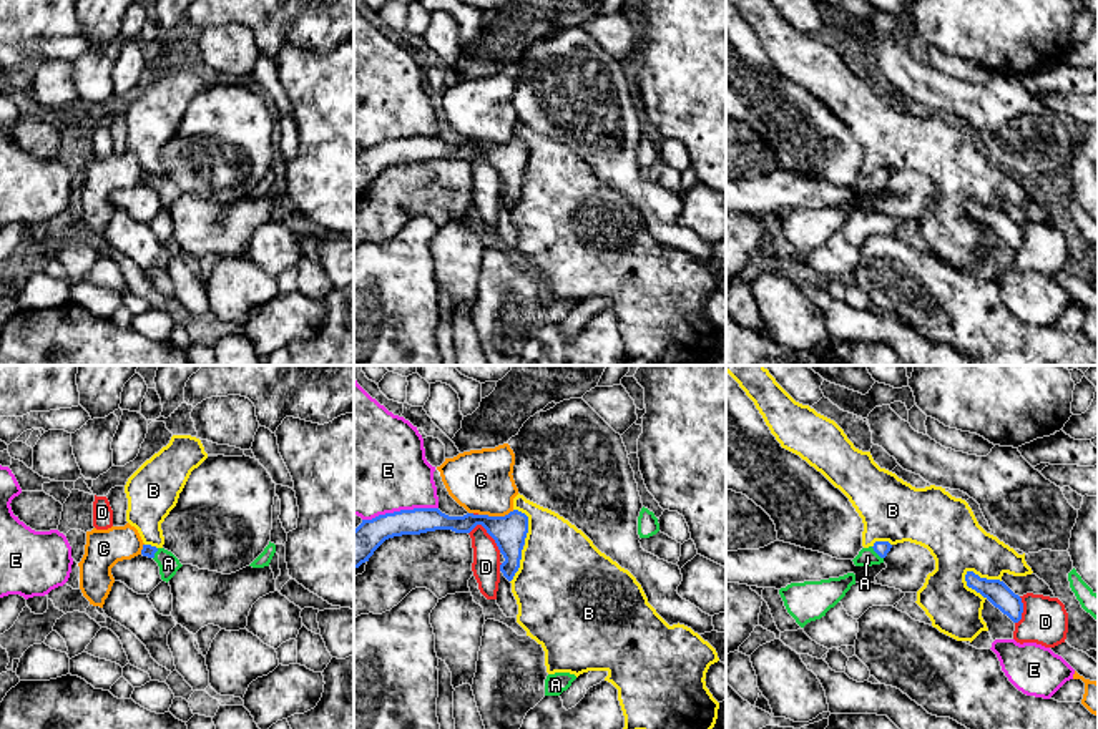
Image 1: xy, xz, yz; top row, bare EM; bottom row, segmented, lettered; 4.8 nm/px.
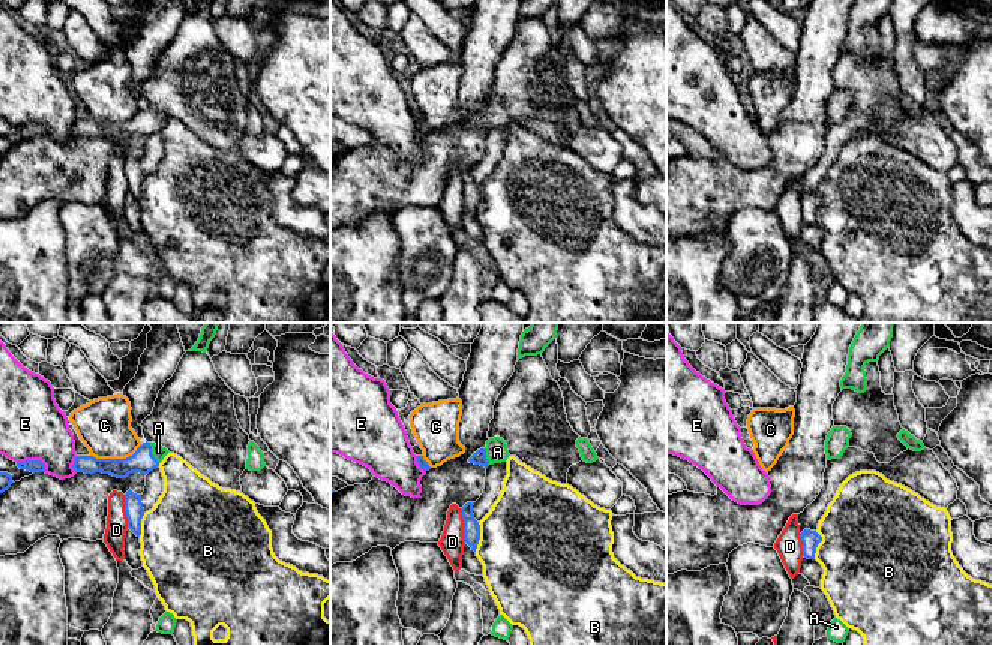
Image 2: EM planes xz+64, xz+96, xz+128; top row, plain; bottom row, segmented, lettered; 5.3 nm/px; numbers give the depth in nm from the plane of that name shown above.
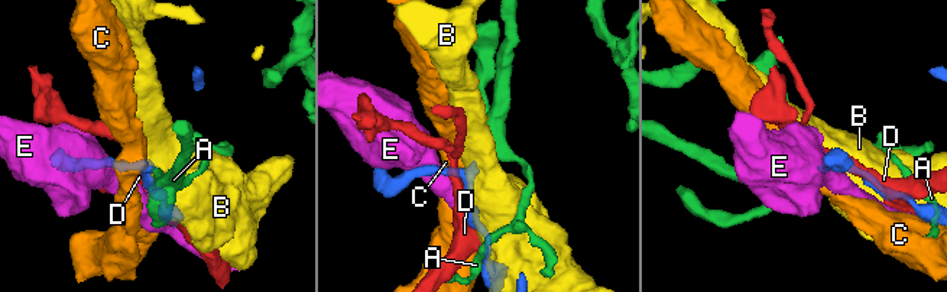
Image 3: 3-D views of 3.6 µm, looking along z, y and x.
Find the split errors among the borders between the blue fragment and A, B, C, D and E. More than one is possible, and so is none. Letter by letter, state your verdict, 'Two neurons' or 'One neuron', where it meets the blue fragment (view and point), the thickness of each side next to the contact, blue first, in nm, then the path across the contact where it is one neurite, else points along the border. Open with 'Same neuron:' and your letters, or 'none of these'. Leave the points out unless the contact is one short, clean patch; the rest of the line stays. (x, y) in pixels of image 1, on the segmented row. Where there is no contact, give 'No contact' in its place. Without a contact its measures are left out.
Same neuron: A
A: One neuron. Touches blue at yz (877, 553). Thickness 70 nm (blue) against 90 nm. Path across: yz (881, 548), (877, 553), (867, 557)
B: Two neurons. Touches blue at yz (982, 578). Thickness 110 nm (blue) against 280 nm
C: Two neurons. Touches blue at xz (495, 517). Thickness 160 nm (blue) against 300 nm. Boundary: xz (514, 510), (504, 515), (479, 515)
D: Two neurons. Touches blue at xz (487, 532). Thickness 160 nm (blue) against 140 nm
E: Two neurons. Touches blue at xz (401, 510). Thickness 150 nm (blue) against 480 nm

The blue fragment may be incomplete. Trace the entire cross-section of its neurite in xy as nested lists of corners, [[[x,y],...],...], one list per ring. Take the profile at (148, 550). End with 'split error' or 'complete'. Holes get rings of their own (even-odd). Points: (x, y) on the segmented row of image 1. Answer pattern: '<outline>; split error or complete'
[[[143,545],[141,555],[148,556],[148,558],[153,558],[158,563],[161,580],[166,581],[166,583],[183,566],[179,563],[179,560],[171,551],[168,551],[164,548],[156,548],[156,546],[151,546],[151,545]]]; split error

